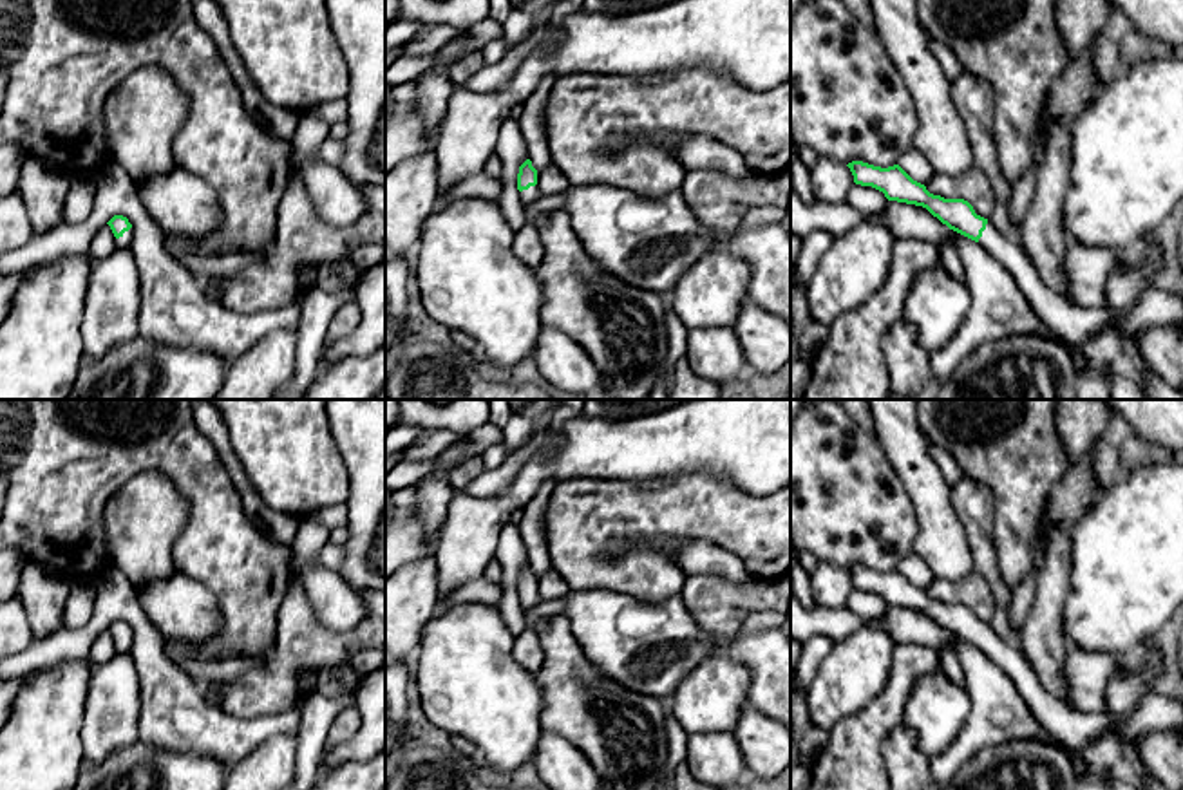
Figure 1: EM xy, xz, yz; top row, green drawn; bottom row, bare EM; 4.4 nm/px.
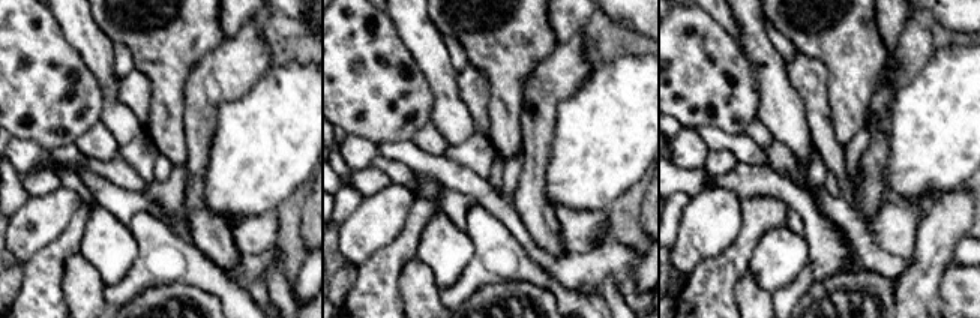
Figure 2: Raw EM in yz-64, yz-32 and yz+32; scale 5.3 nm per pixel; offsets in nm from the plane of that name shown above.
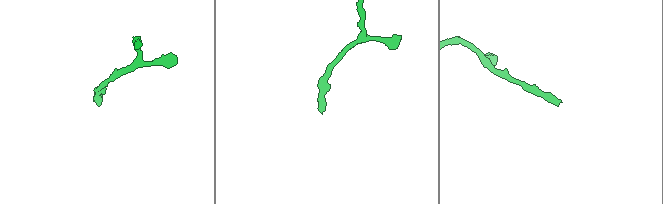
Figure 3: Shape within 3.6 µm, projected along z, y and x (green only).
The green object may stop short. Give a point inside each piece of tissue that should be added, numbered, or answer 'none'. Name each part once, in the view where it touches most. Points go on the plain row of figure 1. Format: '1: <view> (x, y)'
1: yz (1075, 729)

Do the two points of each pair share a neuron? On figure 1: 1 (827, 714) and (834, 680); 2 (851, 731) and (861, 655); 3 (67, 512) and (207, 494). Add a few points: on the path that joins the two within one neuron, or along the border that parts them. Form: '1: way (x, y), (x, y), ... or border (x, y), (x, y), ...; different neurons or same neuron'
1: way (827, 705), (834, 689); same neuron
2: border (885, 686), (865, 705), (843, 716), (829, 733); different neurons
3: way (102, 485), (109, 483), (131, 461), (172, 461); same neuron

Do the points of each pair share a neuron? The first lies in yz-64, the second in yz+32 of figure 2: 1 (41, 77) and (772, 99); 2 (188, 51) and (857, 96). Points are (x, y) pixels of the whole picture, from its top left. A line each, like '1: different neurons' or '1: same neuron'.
1: different neurons
2: same neuron

